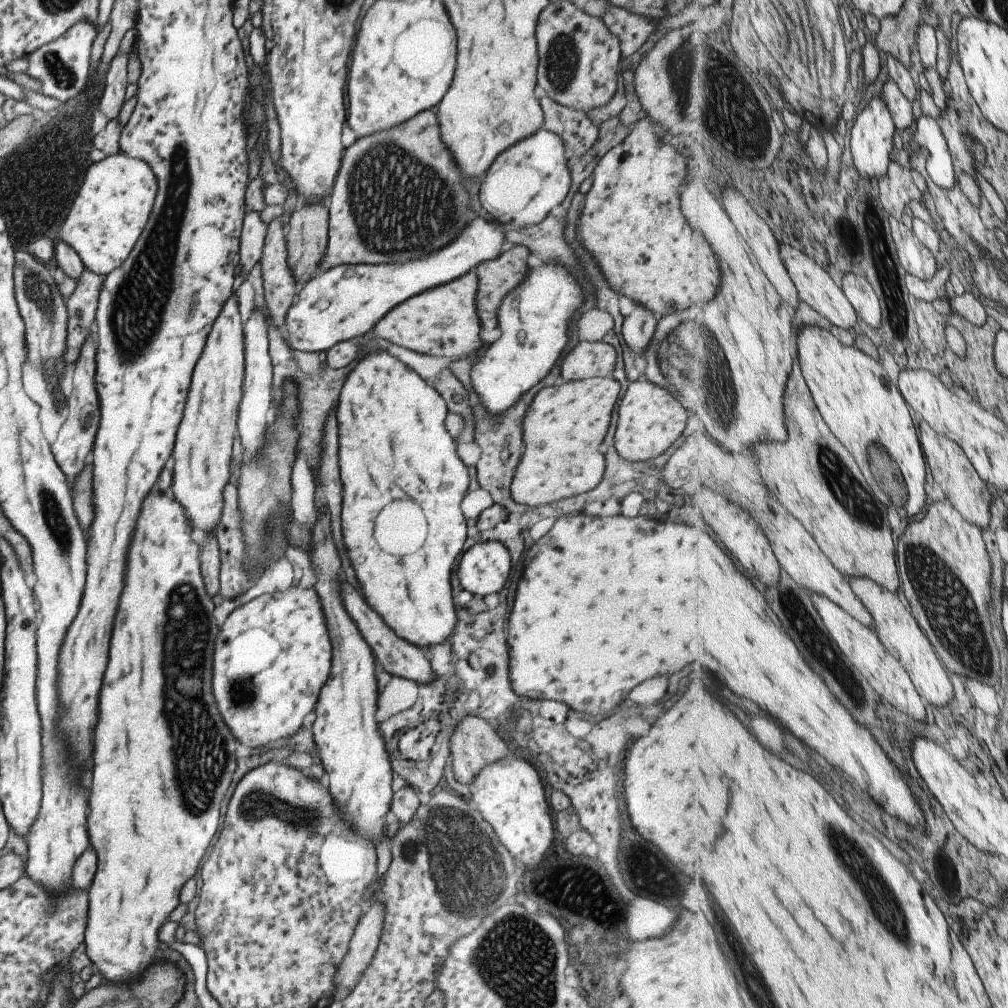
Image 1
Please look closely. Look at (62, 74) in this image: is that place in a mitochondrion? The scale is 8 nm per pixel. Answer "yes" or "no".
yes

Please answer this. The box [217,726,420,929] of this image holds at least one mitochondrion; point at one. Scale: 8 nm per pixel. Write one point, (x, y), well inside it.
(259, 804)

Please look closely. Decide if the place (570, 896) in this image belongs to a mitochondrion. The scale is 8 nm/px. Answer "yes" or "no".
no

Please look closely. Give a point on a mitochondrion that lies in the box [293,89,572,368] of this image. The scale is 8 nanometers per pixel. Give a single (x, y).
(433, 212)

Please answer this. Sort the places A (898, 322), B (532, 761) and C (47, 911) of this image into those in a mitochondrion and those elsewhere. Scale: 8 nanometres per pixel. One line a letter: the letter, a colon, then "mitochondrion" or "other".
A: mitochondrion
B: other
C: mitochondrion

